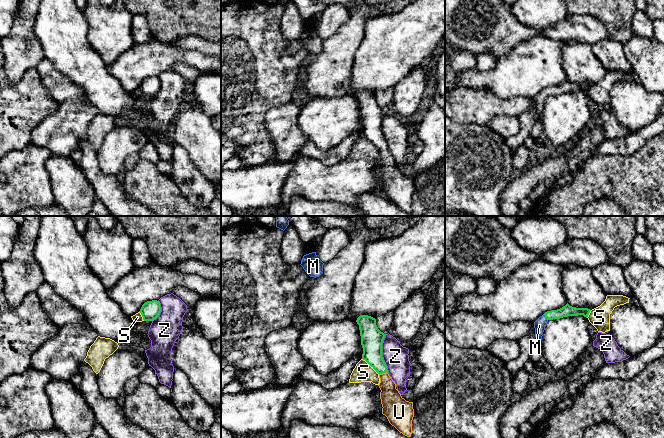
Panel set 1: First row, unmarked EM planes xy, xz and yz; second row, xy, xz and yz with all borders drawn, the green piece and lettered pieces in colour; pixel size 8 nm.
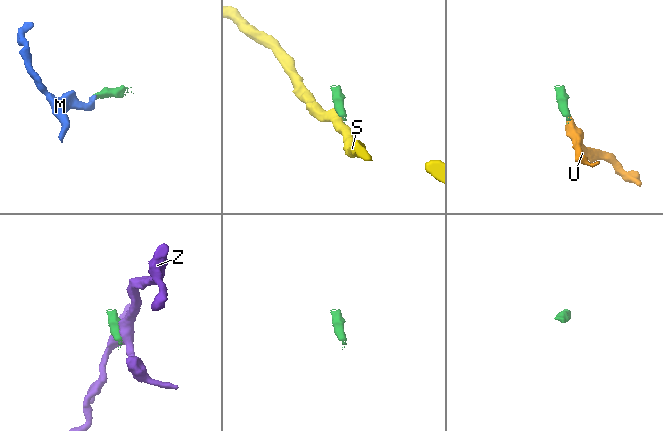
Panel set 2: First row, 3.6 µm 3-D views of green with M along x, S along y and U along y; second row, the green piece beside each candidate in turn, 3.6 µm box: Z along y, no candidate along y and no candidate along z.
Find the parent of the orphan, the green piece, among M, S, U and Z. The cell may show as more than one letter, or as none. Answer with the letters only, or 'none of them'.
M, U

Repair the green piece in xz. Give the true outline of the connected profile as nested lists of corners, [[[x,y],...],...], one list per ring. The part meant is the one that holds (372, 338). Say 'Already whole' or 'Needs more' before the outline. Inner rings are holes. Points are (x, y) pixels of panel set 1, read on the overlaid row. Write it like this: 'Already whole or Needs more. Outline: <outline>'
Needs more. Outline: [[[360,315],[356,322],[359,325],[363,348],[362,359],[379,374],[378,386],[381,390],[382,414],[400,433],[411,437],[414,417],[413,402],[406,401],[401,396],[395,382],[388,374],[382,357],[382,343],[386,334],[378,329],[376,319],[371,316]]]

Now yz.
Needs more. Outline: [[[567,303],[565,306],[563,306],[560,309],[545,312],[534,322],[535,337],[538,343],[540,344],[542,340],[543,332],[545,330],[545,325],[549,320],[560,319],[568,316],[577,316],[577,315],[583,315],[584,317],[587,318],[590,311],[591,310],[588,308],[576,308],[570,306]]]

